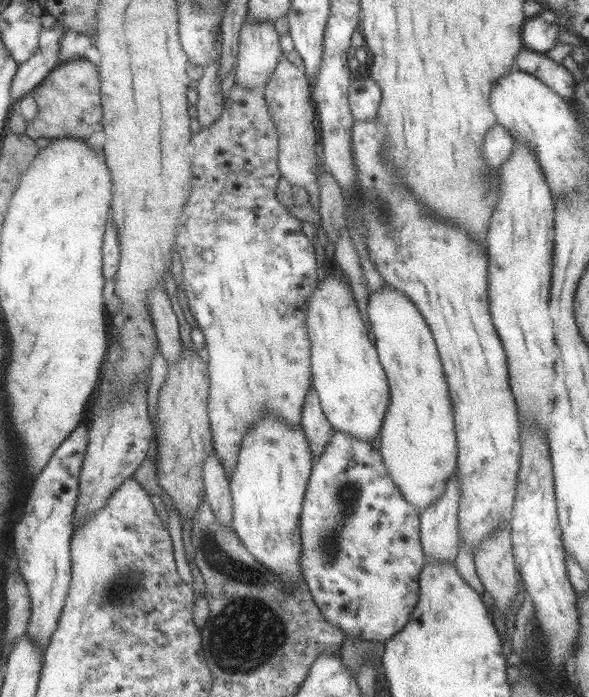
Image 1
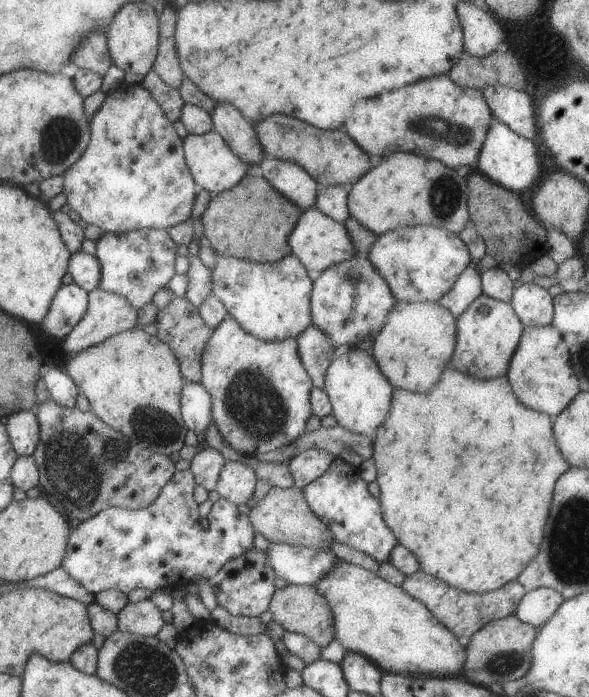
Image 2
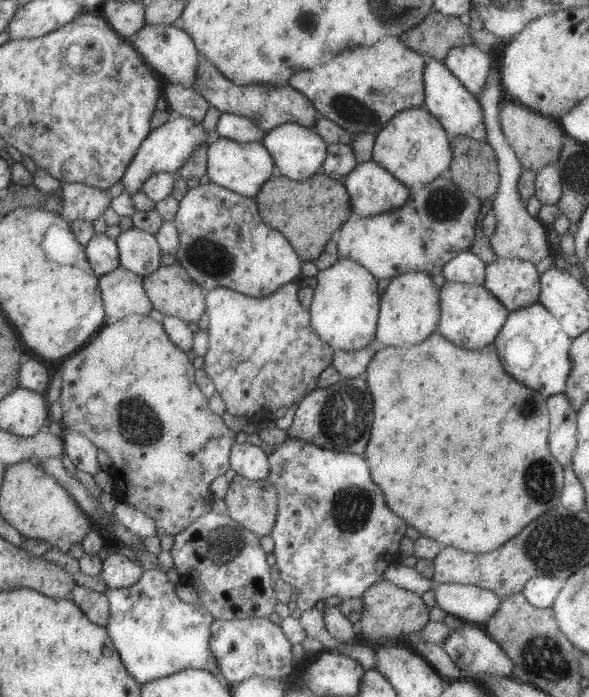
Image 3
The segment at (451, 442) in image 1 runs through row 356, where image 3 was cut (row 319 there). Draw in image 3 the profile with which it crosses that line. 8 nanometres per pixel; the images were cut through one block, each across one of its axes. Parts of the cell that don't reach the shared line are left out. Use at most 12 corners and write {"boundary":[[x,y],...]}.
{"boundary":[[423,272],[389,279],[374,339],[409,348],[437,331],[438,289]]}

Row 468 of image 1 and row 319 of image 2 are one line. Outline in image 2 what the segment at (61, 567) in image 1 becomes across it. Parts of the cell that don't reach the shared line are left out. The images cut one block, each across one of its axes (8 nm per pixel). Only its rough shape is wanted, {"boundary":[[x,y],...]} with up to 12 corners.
{"boundary":[[61,285],[39,326],[63,338],[81,320],[88,292]]}

